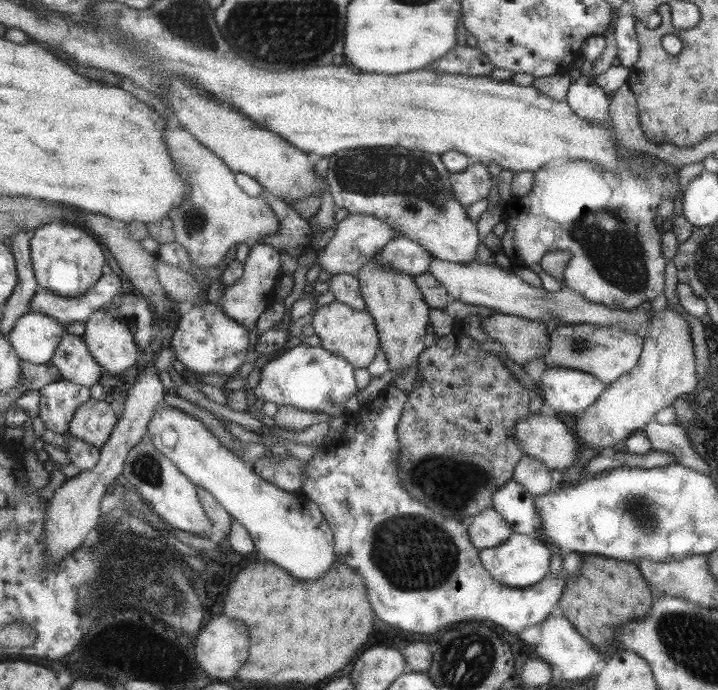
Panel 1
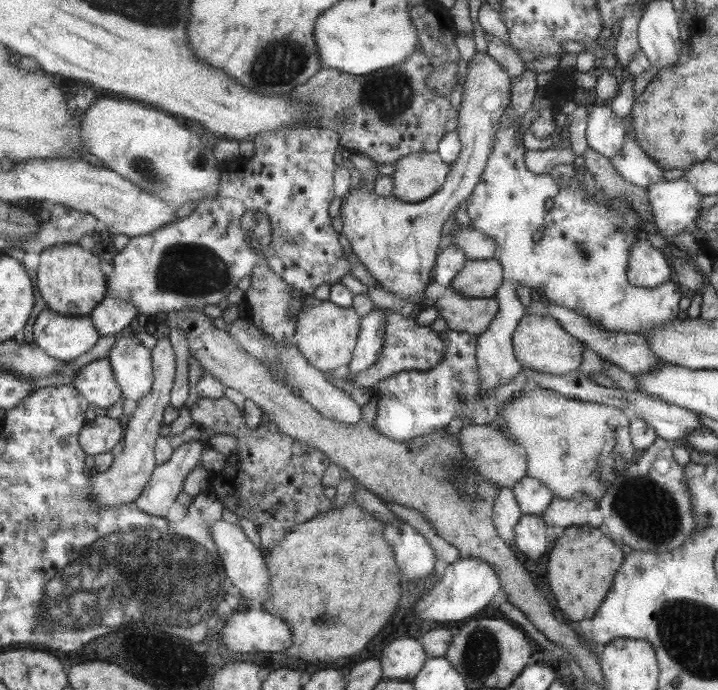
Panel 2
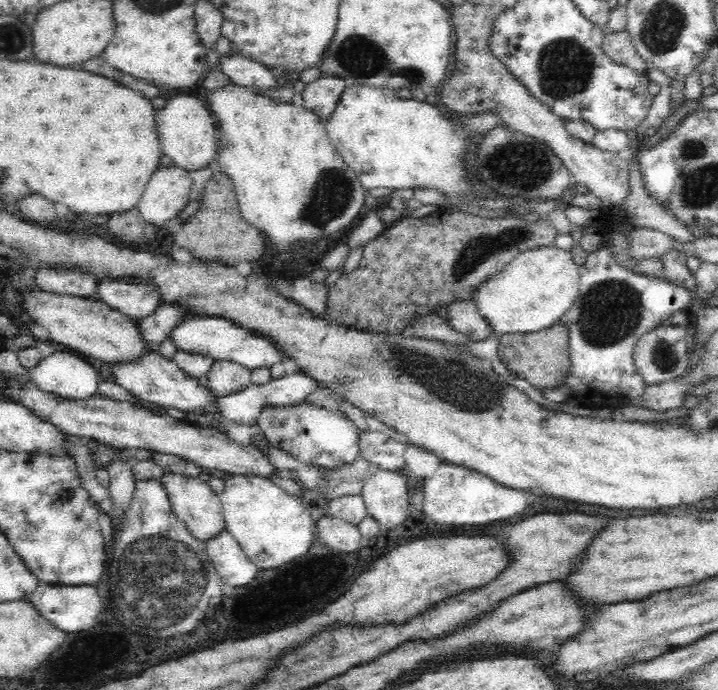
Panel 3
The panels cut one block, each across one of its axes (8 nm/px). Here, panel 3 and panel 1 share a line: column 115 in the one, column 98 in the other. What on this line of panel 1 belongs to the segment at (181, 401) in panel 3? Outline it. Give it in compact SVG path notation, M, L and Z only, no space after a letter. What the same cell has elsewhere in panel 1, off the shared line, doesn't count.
M63 331L59 346L55 347L50 363L57 368L61 379L89 388L99 380L99 367L94 358L89 358L84 340L73 333Z

